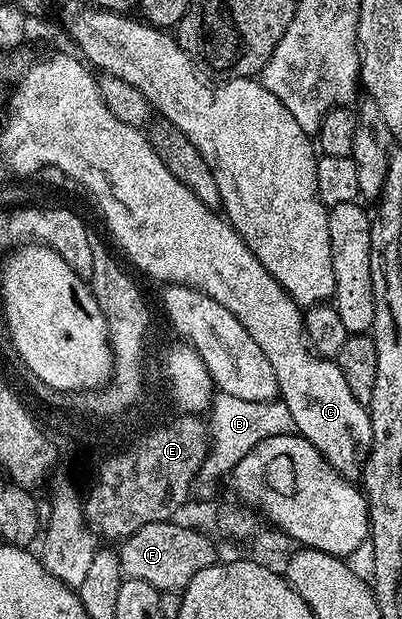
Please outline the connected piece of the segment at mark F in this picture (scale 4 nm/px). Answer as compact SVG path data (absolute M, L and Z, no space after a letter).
M168 520L144 525L120 545L121 571L128 579L142 580L161 592L183 590L199 570L218 563L219 549L205 536L204 531L177 526Z

